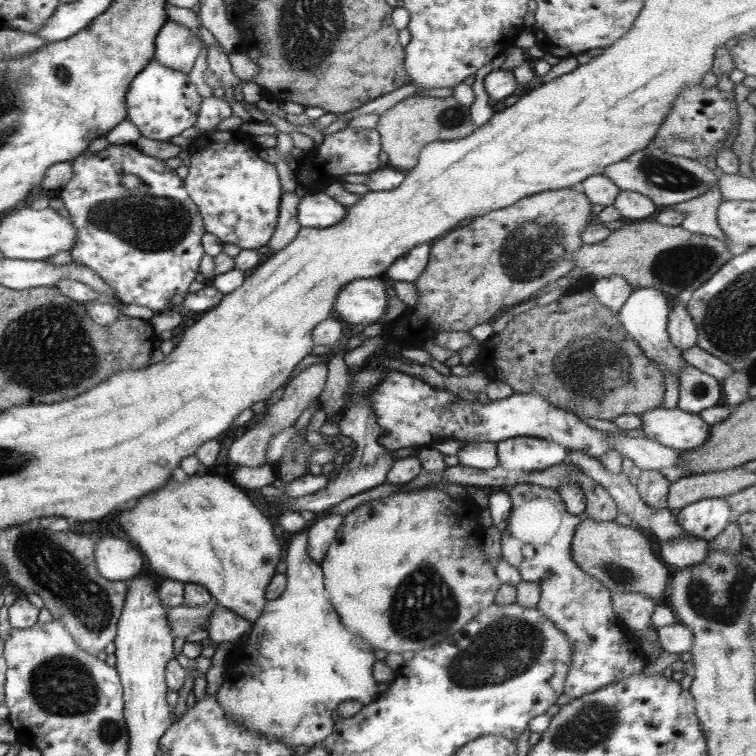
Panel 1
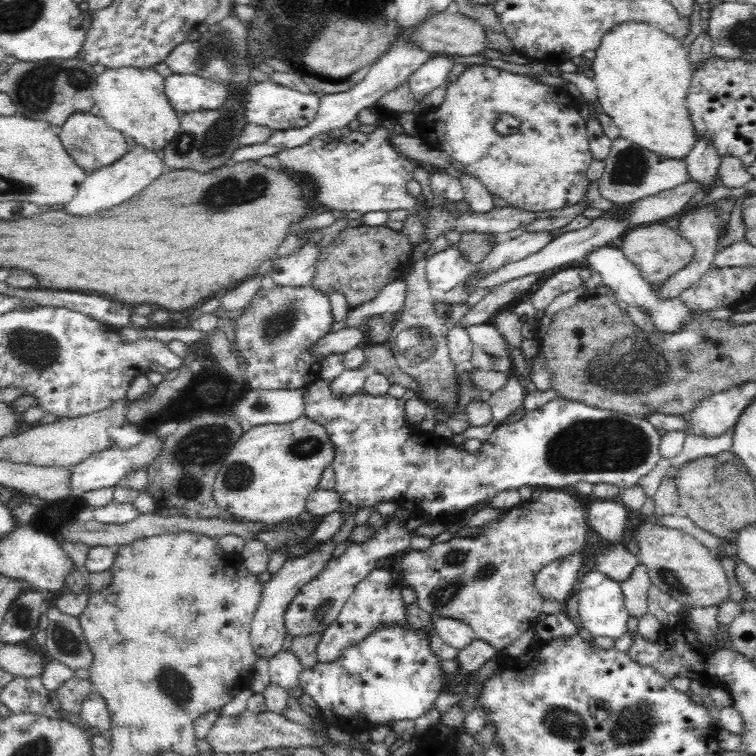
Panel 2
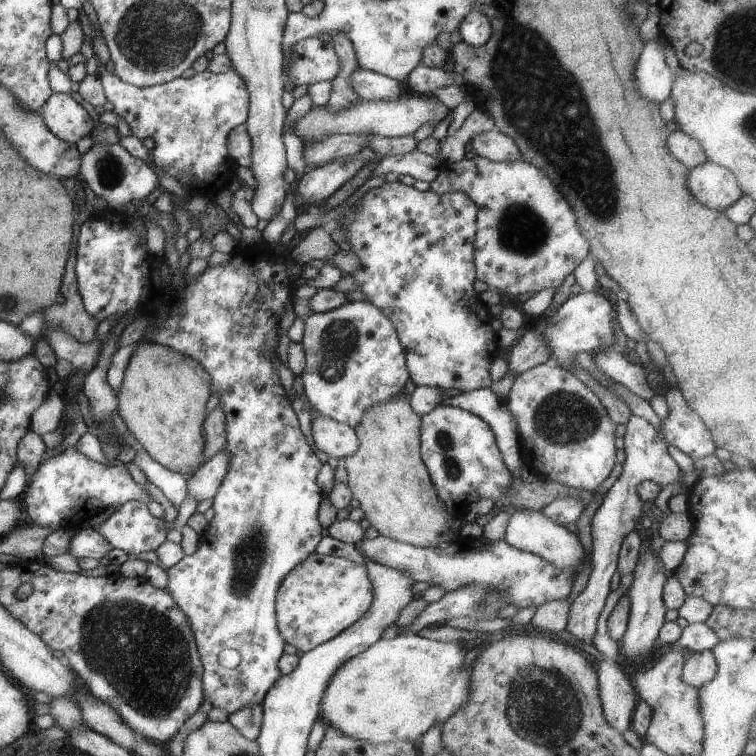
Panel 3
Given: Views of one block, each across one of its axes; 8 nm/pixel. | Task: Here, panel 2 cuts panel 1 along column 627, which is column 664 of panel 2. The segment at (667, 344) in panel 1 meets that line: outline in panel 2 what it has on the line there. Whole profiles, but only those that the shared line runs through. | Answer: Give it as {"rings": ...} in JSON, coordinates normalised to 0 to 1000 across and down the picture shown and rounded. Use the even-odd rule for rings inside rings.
{"rings":[[[817,323],[796,325],[796,328],[791,328],[788,333],[778,336],[775,344],[778,344],[775,349],[780,352],[780,357],[796,364],[799,376],[804,377],[804,380],[813,386],[816,397],[828,399],[828,402],[836,407],[851,410],[851,413],[858,418],[858,422],[869,438],[876,442],[889,442],[889,439],[902,437],[907,426],[913,426],[913,423],[918,421],[918,415],[922,415],[925,421],[930,418],[931,421],[940,421],[942,423],[958,422],[960,425],[960,421],[970,414],[963,406],[958,405],[948,405],[943,409],[913,409],[913,406],[902,398],[899,390],[889,394],[873,393],[873,390],[868,388],[868,380],[848,368],[844,354],[837,352],[833,344],[828,343],[828,337],[821,332]]]}

